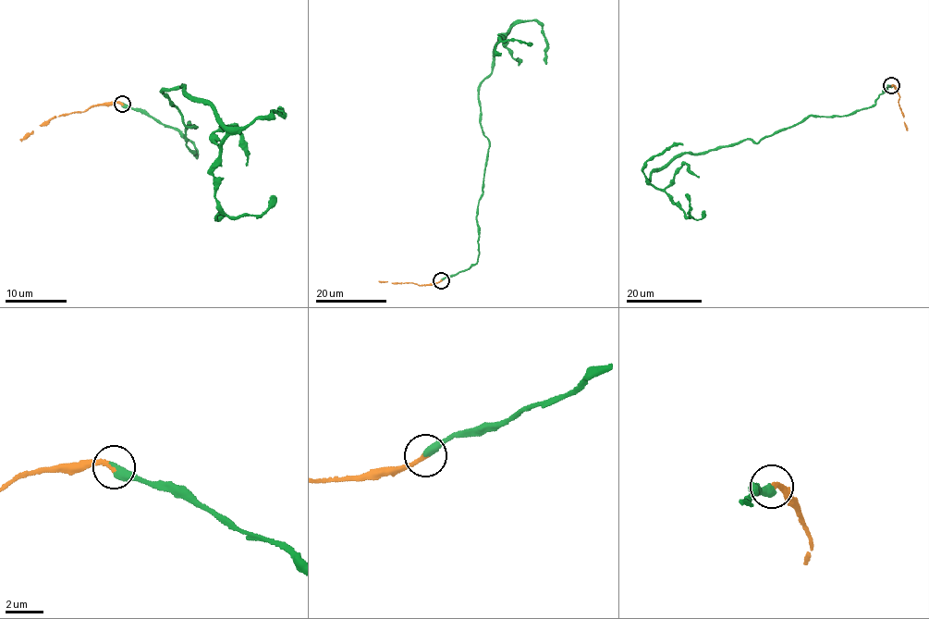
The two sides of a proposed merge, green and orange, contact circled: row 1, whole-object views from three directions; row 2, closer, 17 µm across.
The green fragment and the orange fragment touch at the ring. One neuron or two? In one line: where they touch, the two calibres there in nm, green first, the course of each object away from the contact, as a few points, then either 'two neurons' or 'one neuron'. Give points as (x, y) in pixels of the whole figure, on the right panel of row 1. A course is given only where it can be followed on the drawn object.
at (891, 85); 440 nm thick on the green side, 280 nm on the other; green runs (891, 85), (849, 115), (808, 116), (757, 142), (682, 154), (651, 172), (650, 183), (690, 217), (686, 193); orange runs (891, 85), (898, 92), (907, 130); one neuron

